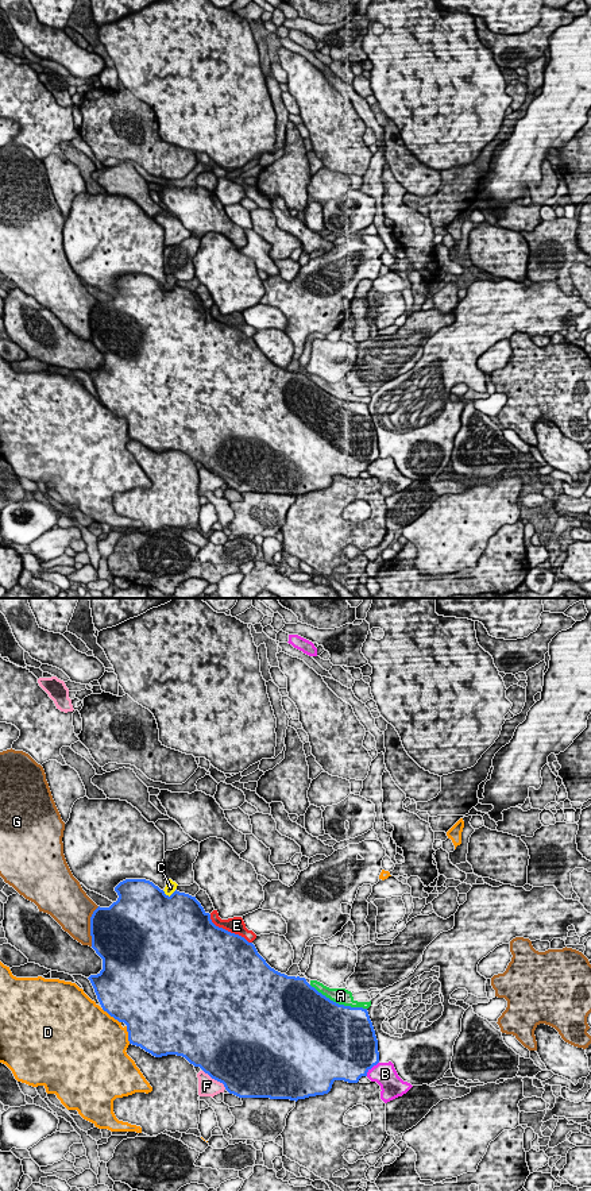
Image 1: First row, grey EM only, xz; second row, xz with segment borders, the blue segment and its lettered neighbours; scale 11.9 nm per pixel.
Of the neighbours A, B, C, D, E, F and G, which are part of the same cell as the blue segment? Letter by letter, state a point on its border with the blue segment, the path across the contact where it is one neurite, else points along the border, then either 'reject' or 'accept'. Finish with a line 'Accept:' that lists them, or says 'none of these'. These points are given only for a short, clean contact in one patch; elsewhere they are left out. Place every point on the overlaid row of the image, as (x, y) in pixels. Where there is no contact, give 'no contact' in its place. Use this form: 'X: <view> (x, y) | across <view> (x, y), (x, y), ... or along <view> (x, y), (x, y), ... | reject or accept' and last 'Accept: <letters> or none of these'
A: xz (338, 1003) | reject
B: xz (371, 1067) | reject
C: xz (167, 895) | reject
D: xz (111, 1016) | reject
E: xz (227, 931) | reject
F: xz (215, 1079) | reject
G: xz (91, 927) | reject
Accept: none of these

